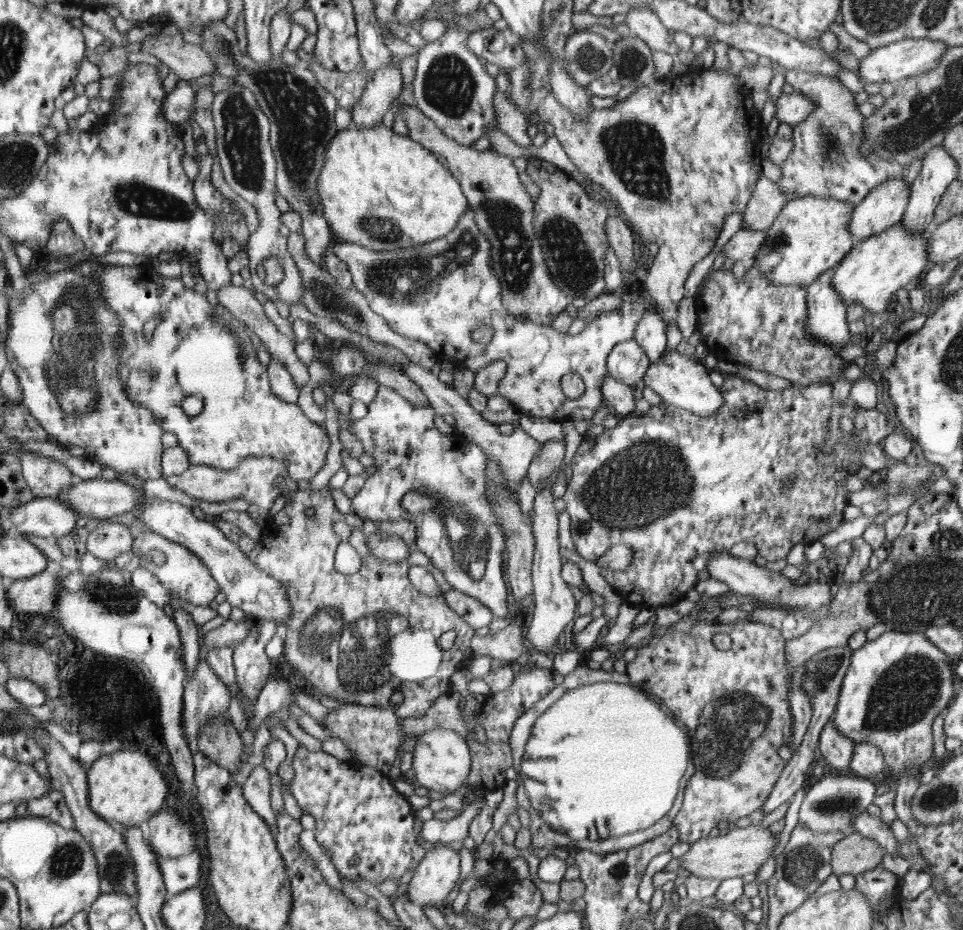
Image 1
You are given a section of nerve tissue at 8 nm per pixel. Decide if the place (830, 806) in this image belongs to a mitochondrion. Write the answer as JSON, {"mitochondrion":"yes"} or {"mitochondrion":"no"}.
{"mitochondrion":"yes"}

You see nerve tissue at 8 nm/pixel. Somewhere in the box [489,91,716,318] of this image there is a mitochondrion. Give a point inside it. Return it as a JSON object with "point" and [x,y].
{"point":[635,151]}

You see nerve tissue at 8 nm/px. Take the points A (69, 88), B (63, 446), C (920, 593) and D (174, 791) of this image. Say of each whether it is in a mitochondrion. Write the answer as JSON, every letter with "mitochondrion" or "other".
{"A":"other","B":"other","C":"mitochondrion","D":"other"}

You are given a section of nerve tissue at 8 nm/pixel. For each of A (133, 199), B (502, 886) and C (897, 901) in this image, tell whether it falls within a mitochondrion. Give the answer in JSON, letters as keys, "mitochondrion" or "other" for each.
{"A":"mitochondrion","B":"other","C":"other"}

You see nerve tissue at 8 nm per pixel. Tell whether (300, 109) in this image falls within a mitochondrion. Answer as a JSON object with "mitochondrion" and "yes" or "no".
{"mitochondrion":"yes"}

